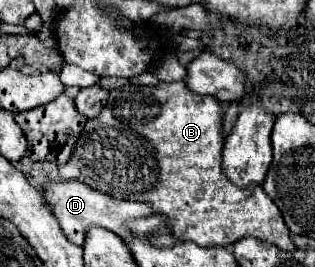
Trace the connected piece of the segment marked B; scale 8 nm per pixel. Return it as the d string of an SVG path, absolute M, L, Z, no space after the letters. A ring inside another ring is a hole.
M160 82L156 86L124 86L110 90L106 108L86 122L76 140L72 158L58 168L62 180L80 180L102 194L148 202L152 208L170 218L172 236L178 240L190 240L204 248L232 246L244 236L270 242L280 250L294 250L290 230L286 228L280 210L262 190L252 184L248 188L234 186L222 172L222 132L220 132L220 102L210 96L192 94L184 82Z

